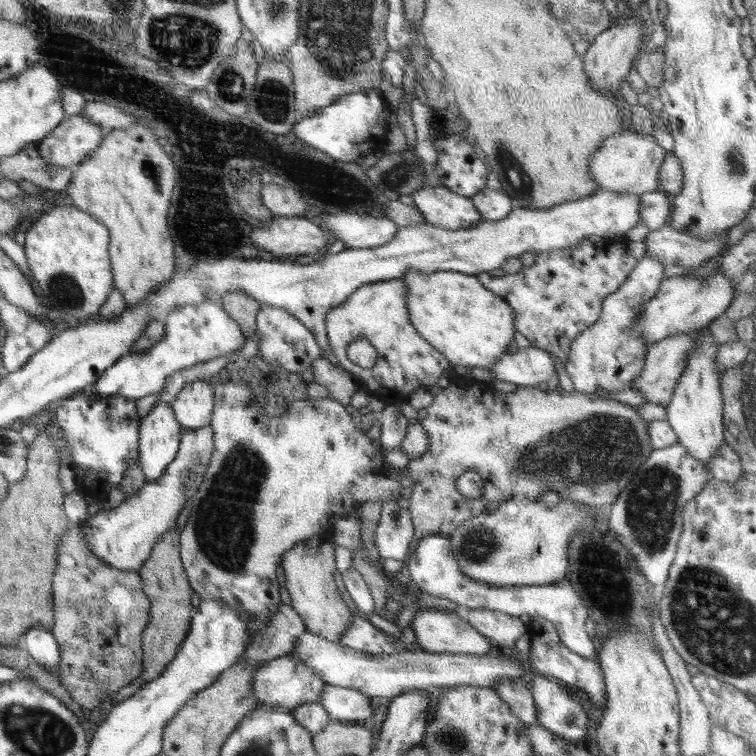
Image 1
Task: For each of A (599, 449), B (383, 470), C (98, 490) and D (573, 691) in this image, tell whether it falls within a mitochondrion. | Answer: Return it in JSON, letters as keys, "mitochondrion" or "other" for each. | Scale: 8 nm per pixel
{"A":"mitochondrion","B":"other","C":"other","D":"other"}

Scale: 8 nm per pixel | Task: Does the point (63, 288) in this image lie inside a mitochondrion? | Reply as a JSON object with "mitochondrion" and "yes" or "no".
{"mitochondrion":"yes"}

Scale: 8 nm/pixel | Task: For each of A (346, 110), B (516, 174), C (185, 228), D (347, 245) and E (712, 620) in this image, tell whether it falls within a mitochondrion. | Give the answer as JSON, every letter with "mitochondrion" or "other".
{"A":"other","B":"mitochondrion","C":"other","D":"other","E":"mitochondrion"}

